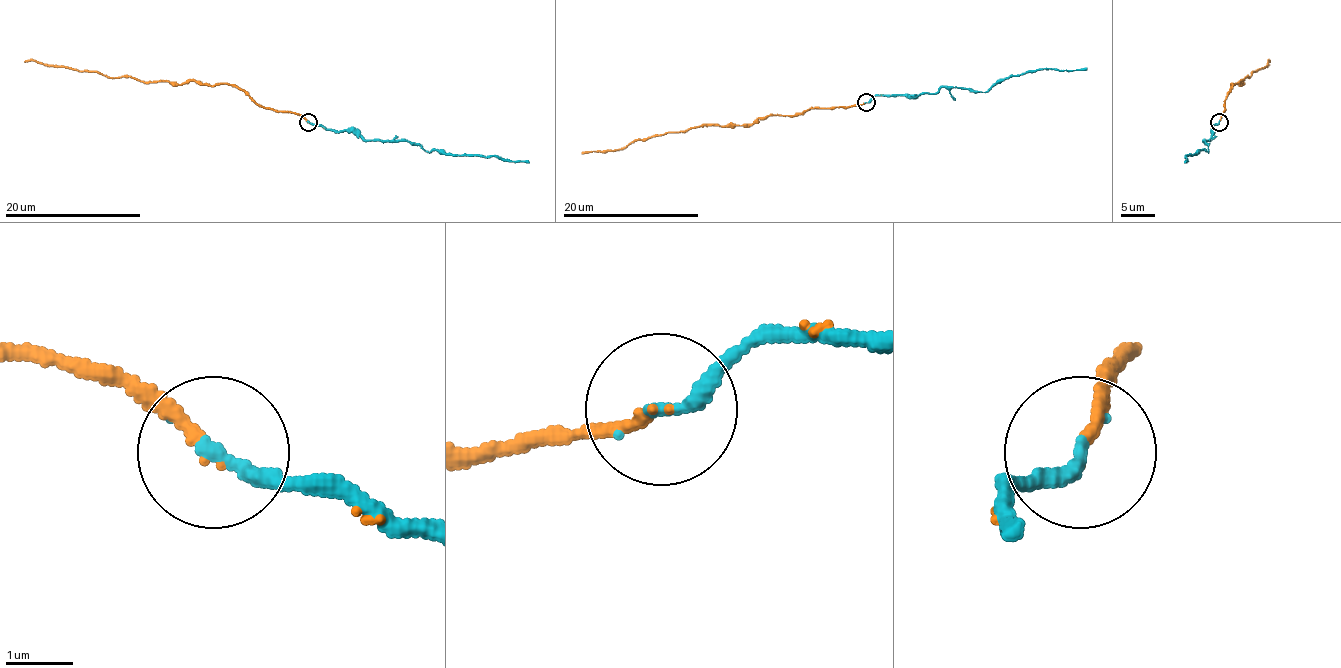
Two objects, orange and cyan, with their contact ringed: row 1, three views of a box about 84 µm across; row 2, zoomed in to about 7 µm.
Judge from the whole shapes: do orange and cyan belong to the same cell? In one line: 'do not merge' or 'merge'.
merge

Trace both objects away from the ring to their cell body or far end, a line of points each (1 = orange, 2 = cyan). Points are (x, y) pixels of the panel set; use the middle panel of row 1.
1: (865, 103), (758, 116), (751, 123), (698, 125), (655, 137), (635, 139), (625, 147), (613, 151), (582, 154)
2: (865, 103), (875, 96), (915, 96), (942, 87), (983, 93), (1041, 69), (1087, 67)

